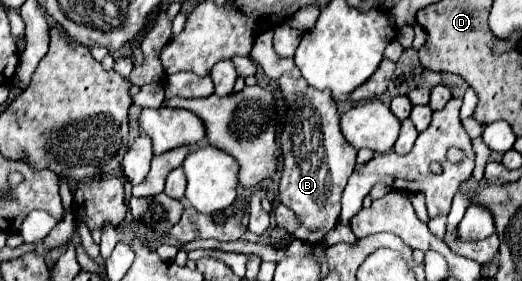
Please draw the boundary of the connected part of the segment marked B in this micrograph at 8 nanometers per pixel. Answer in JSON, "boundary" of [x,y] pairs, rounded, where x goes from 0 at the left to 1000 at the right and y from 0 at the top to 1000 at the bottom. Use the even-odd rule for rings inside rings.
{"boundary":[[[523,107],[500,114],[489,135],[489,164],[485,164],[477,199],[481,199],[481,214],[489,214],[504,242],[508,270],[534,306],[534,327],[542,342],[546,377],[557,377],[557,384],[550,384],[546,441],[542,441],[542,463],[534,477],[542,605],[538,605],[538,648],[534,648],[534,690],[531,698],[534,698],[534,719],[546,726],[550,740],[557,740],[565,754],[569,783],[573,783],[573,811],[565,819],[565,847],[569,854],[592,854],[592,868],[615,868],[623,854],[623,833],[634,811],[642,811],[646,790],[649,790],[653,683],[665,662],[665,641],[669,641],[672,612],[680,605],[684,534],[657,491],[657,477],[649,463],[649,399],[646,399],[646,377],[642,377],[642,356],[638,356],[634,327],[596,313],[584,292],[584,278],[577,270],[561,206],[542,206],[523,178],[519,135],[523,135]]]}

